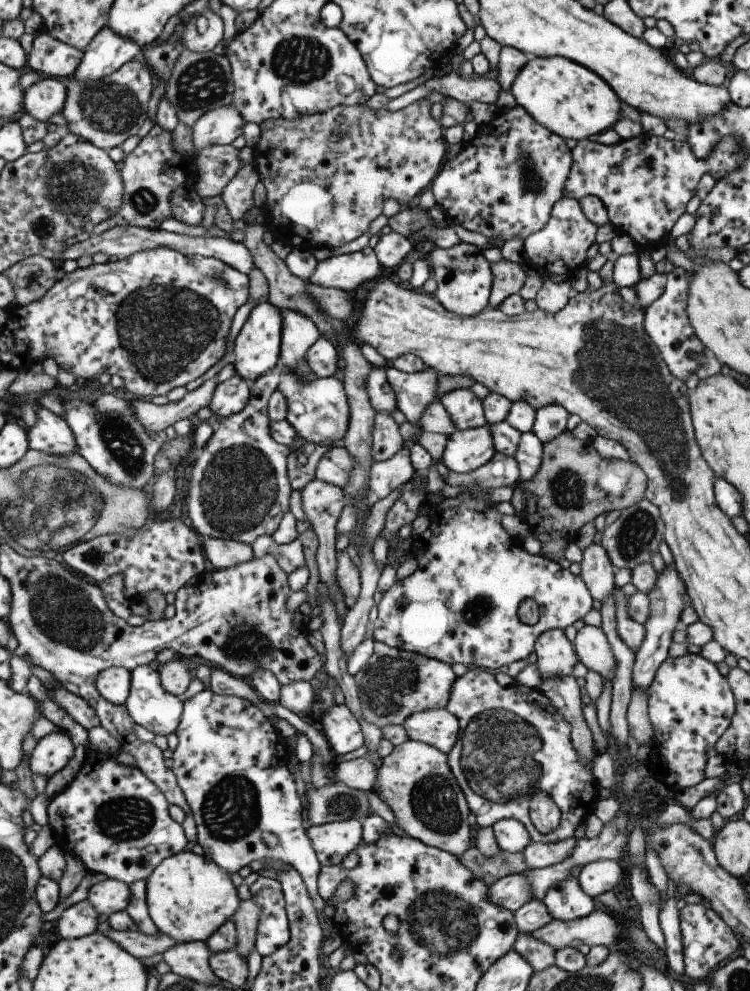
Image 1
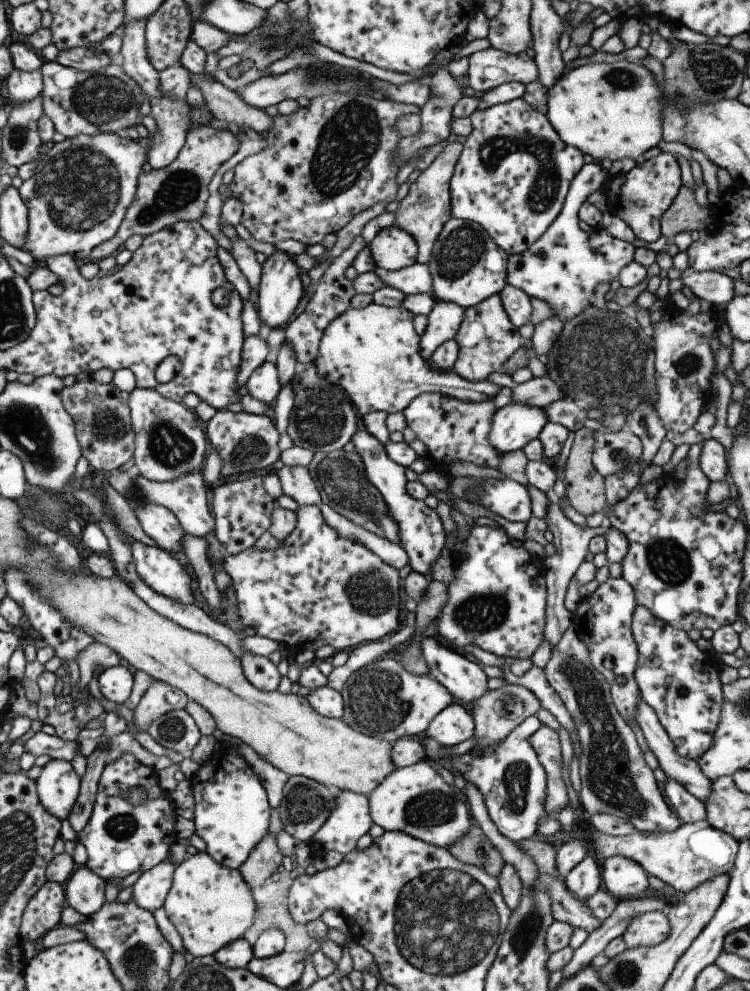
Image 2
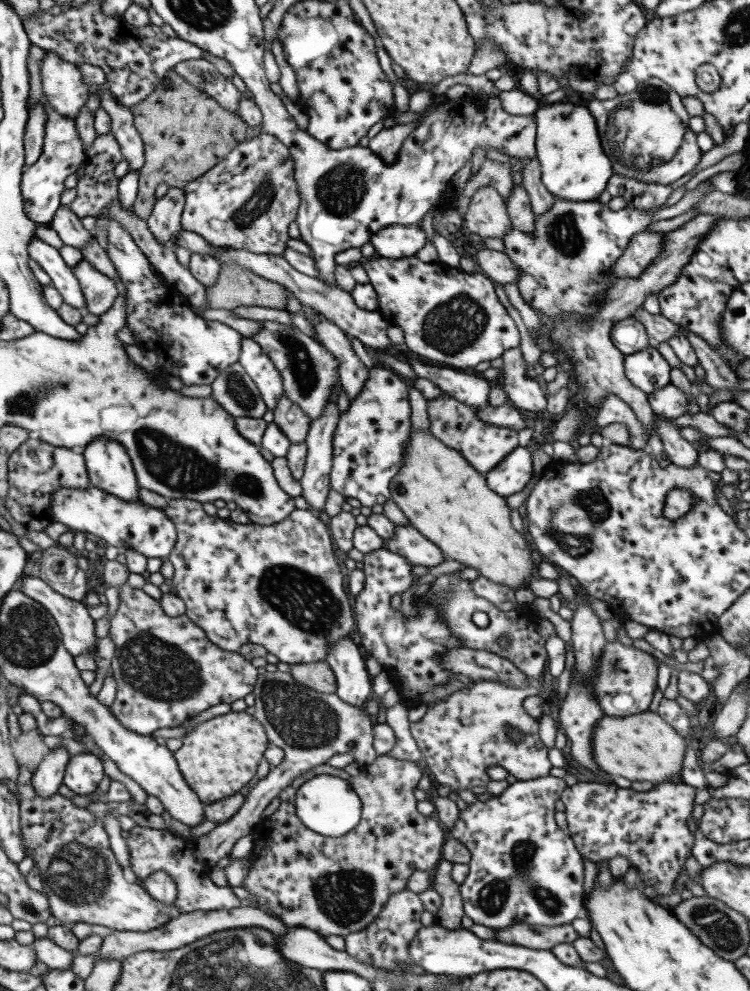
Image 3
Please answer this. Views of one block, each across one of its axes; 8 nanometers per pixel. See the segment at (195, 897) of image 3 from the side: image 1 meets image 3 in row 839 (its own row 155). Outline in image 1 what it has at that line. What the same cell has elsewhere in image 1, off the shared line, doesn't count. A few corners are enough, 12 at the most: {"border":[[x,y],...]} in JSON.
{"border":[[157,123],[123,159],[115,226],[158,230],[176,188],[194,190],[196,156]]}

